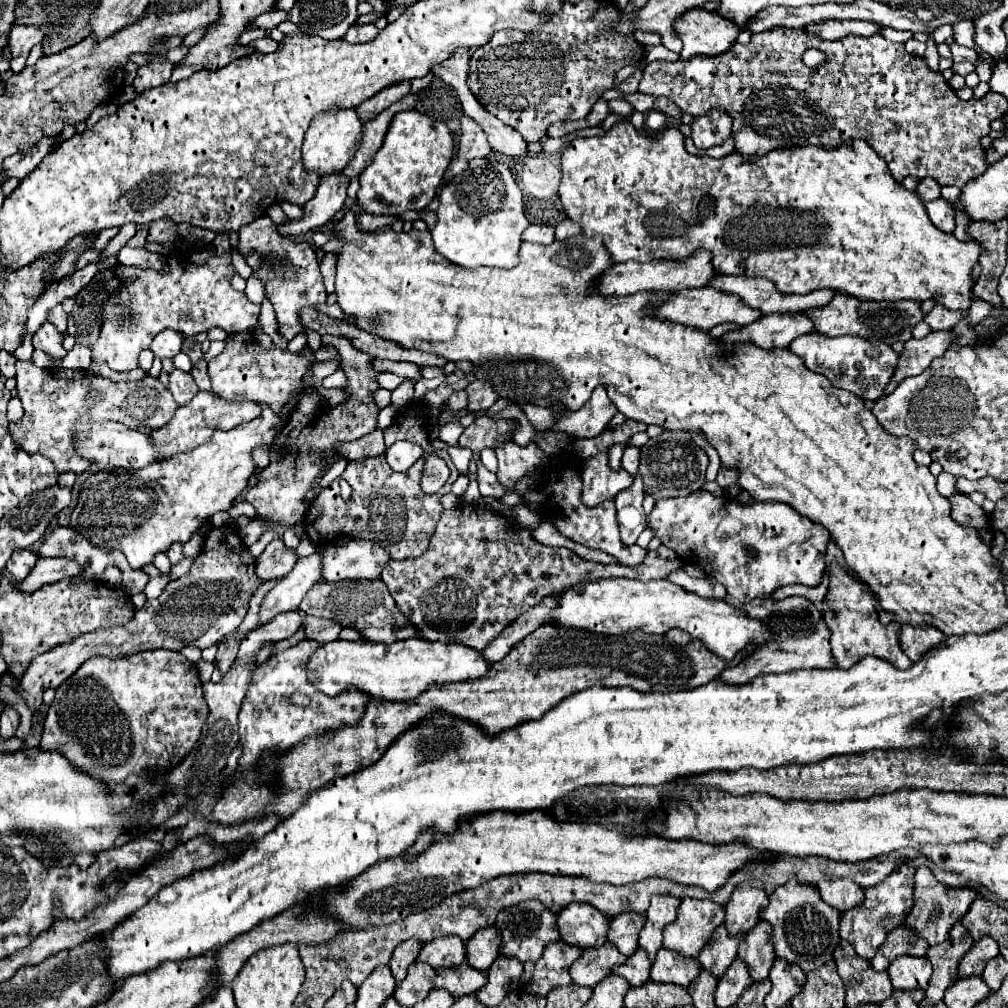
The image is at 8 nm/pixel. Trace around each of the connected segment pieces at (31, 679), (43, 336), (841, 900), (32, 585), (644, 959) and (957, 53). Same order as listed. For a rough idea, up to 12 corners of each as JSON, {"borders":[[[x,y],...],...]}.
{"borders":[[[211,529],[191,571],[129,625],[39,655],[33,711],[89,657],[207,649],[241,625],[263,583],[237,529]],[[51,323],[33,335],[33,347],[53,359],[67,355],[63,335]],[[853,879],[819,881],[823,901],[841,913],[863,901]],[[65,557],[39,559],[33,571],[15,587],[31,593],[59,579],[79,577],[81,565]],[[637,949],[613,973],[625,977],[631,987],[647,983],[651,961],[645,949]],[[953,43],[951,59],[953,63],[973,61],[977,63],[975,49],[961,47]]]}

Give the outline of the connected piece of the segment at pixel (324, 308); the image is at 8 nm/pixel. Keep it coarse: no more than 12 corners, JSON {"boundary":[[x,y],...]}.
{"boundary":[[337,303],[320,304],[317,311],[336,319],[346,319],[355,325],[351,317],[347,317]]}

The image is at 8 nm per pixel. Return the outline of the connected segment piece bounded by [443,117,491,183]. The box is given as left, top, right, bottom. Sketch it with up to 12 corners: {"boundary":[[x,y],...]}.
{"boundary":[[461,117],[463,133],[459,153],[443,177],[465,171],[471,159],[491,153],[481,125]]}

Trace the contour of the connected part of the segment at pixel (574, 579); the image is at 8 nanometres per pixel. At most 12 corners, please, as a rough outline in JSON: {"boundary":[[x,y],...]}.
{"boundary":[[443,511],[381,573],[427,641],[483,651],[585,579],[665,579],[545,547],[495,511]]}

